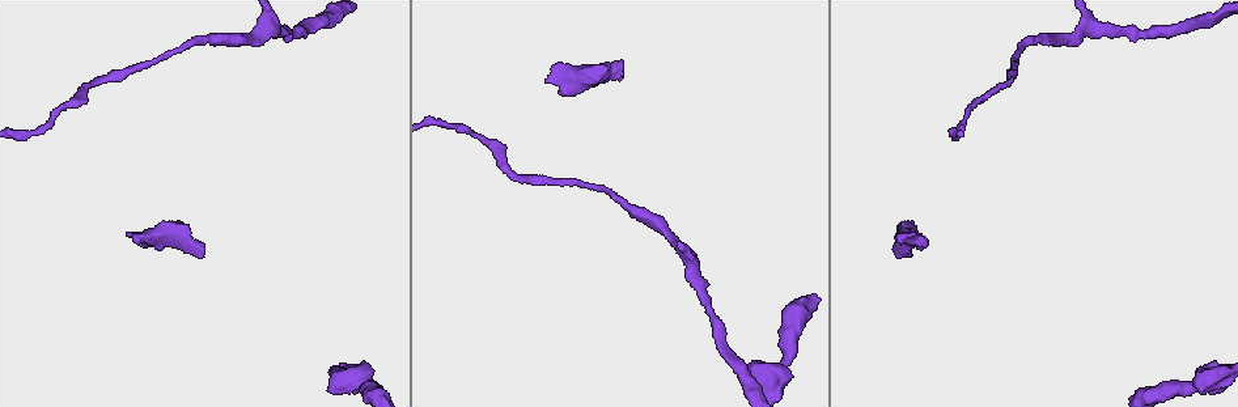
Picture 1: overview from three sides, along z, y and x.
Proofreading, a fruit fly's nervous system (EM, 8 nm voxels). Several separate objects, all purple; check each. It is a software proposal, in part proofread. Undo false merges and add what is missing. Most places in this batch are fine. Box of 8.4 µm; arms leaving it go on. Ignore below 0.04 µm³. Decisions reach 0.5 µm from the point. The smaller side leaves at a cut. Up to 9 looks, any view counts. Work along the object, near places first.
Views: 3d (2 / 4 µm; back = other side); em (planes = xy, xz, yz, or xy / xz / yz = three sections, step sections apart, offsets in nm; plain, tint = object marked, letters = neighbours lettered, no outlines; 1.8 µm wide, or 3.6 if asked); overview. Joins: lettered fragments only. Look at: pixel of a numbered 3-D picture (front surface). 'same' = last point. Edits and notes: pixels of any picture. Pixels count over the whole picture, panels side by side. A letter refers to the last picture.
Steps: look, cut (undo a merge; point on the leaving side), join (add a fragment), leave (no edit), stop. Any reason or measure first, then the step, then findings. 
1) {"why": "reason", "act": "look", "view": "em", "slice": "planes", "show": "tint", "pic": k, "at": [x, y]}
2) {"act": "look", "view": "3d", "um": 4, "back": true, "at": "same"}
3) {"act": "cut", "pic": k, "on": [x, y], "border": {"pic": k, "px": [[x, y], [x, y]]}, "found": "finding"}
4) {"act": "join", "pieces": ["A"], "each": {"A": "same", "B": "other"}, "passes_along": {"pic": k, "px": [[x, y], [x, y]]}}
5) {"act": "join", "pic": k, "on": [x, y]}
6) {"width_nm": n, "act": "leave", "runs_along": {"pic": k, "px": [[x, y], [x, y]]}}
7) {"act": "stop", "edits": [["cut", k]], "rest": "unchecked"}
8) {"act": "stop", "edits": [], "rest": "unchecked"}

{"why": "branch stops here", "act": "look", "view": "3d", "um": 4, "pic": 1, "at": [911, 255]}

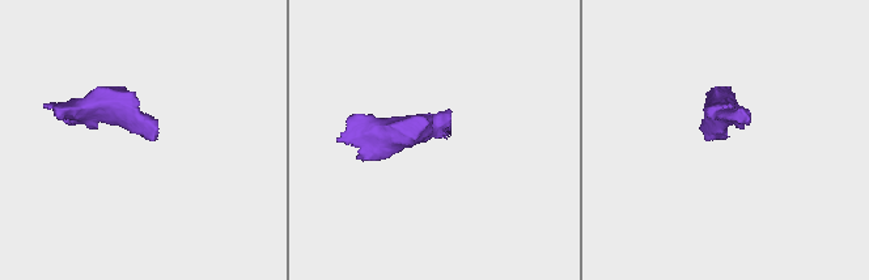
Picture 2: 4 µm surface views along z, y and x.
{"act": "look", "view": "em", "um": 3.6, "slice": "planes", "show": "letters", "pic": 2, "at": [723, 139]}

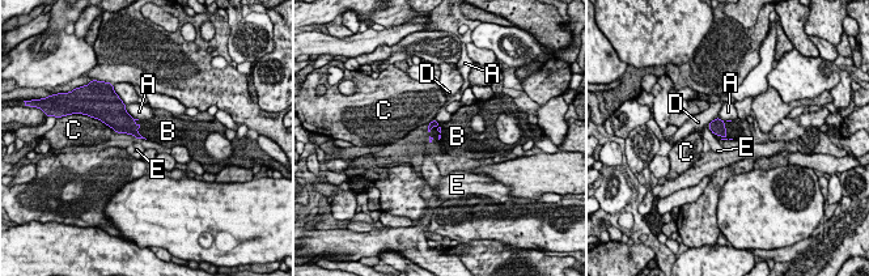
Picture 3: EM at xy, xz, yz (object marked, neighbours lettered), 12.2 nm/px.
{"act": "join", "pieces": ["B"], "each": {"A": "other", "B": "same", "C": "other", "D": "other", "E": "other"}, "passes_along": {"pic": 3, "px": [[119, 120], [138, 128], [157, 128]]}, "found": "the cell continues"}

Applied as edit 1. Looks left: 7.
{"act": "look", "view": "overview"}

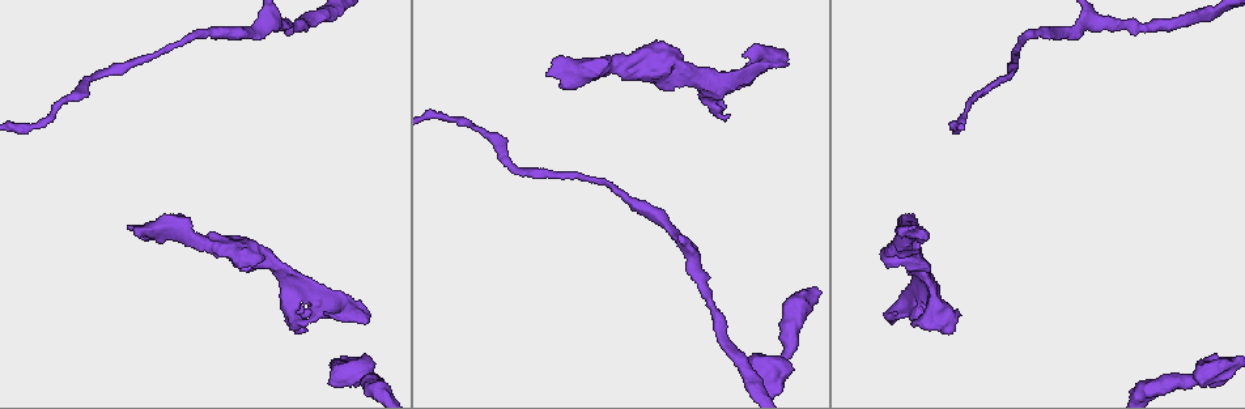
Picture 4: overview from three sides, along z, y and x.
{"act": "look", "view": "3d", "um": 2, "pic": 4, "at": [269, 22]}

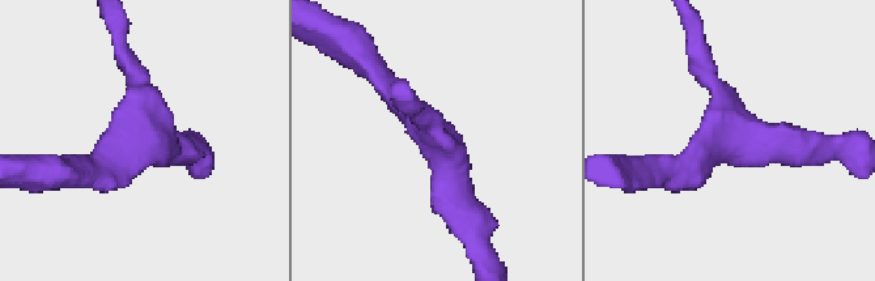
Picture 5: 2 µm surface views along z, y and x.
{"act": "look", "view": "em", "slice": "planes", "show": "letters", "pic": 5, "at": [723, 135]}

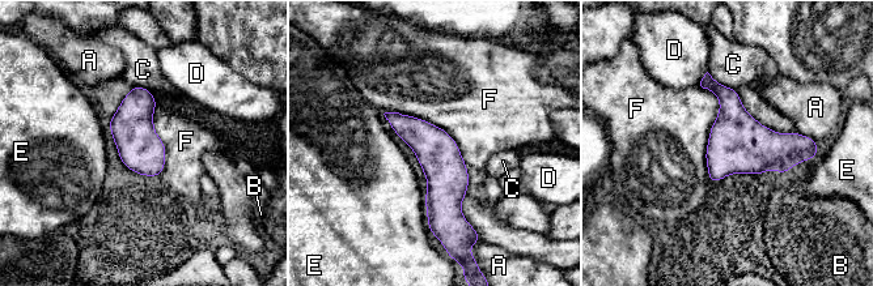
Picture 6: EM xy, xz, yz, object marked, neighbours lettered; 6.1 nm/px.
{"longest_contact_nm": ["F", 600], "act": "leave", "each": {"A": "other", "B": "other", "C": "other", "D": "other", "E": "other", "F": "other"}, "found": "all the same cell"}

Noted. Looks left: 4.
{"act": "look", "view": "em", "slice": "planes", "show": "tint", "pic": 4, "at": [607, 184]}

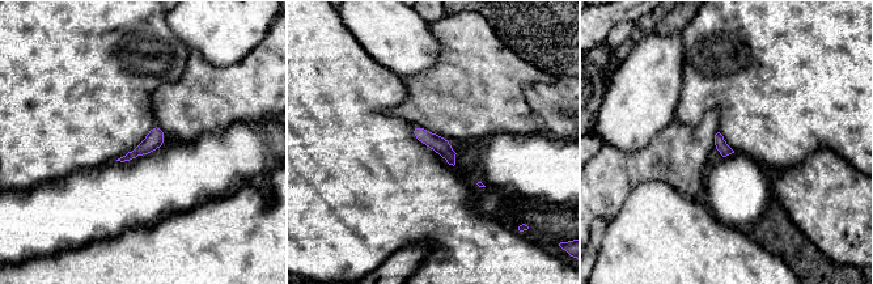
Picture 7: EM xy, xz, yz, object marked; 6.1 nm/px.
{"act": "look", "view": "em", "slice": "planes", "show": "letters", "at": "same"}

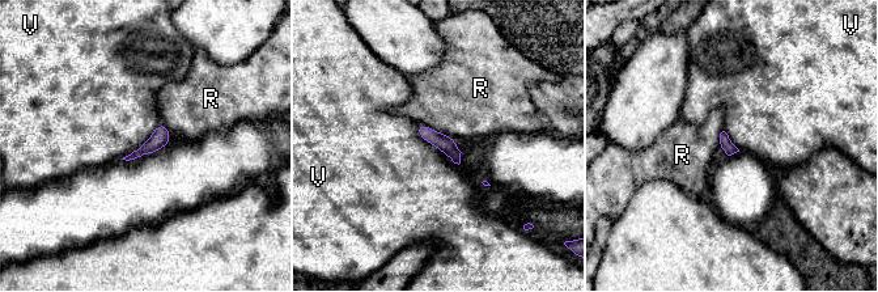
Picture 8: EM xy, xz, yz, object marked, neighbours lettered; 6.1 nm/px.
{"act": "leave", "each": {"R": "other", "V": "other"}, "border": {"pic": 8, "px": [[416, 123], [416, 132], [454, 164]]}, "found": "all the same cell"}

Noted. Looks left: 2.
{"act": "stop", "edits": [["join", 3]], "rest": "unchecked"}

